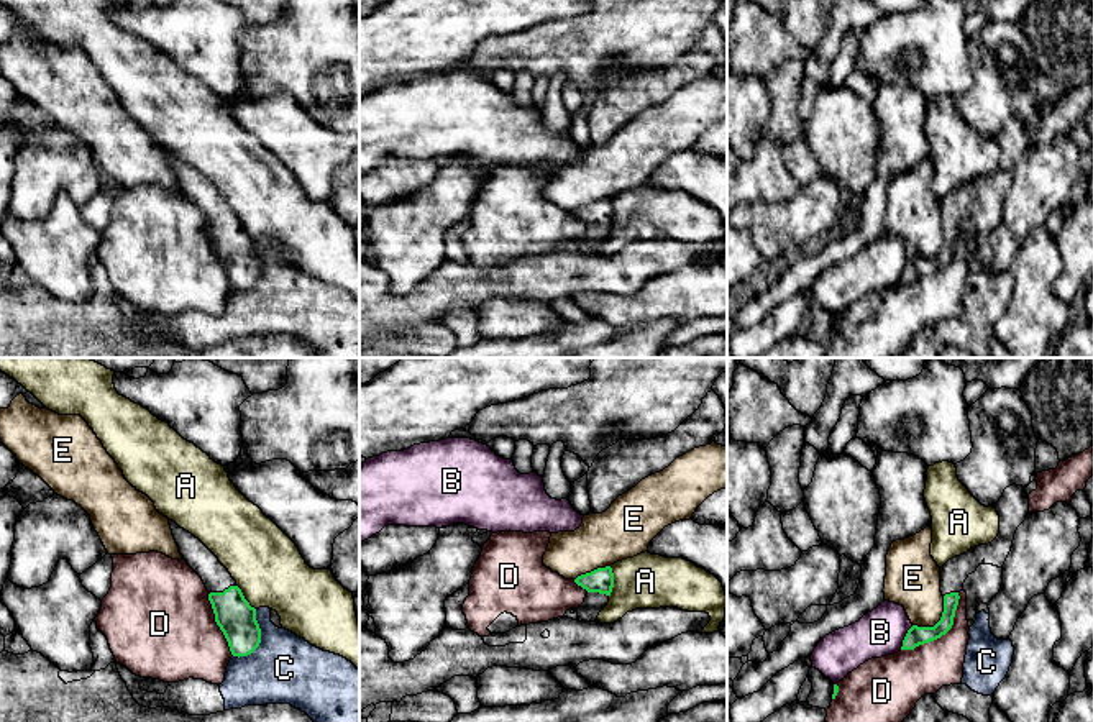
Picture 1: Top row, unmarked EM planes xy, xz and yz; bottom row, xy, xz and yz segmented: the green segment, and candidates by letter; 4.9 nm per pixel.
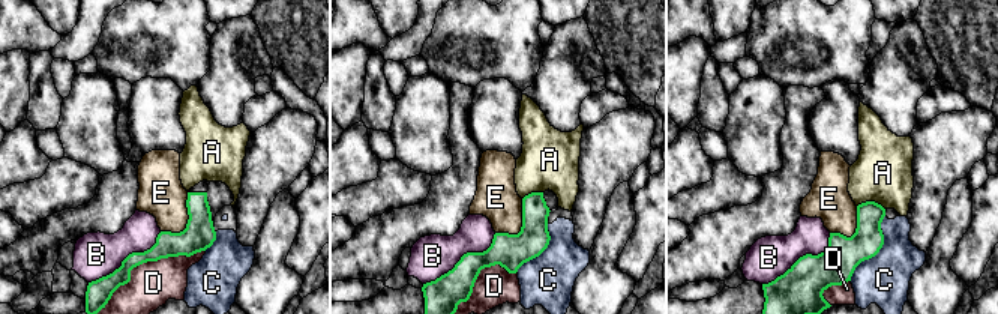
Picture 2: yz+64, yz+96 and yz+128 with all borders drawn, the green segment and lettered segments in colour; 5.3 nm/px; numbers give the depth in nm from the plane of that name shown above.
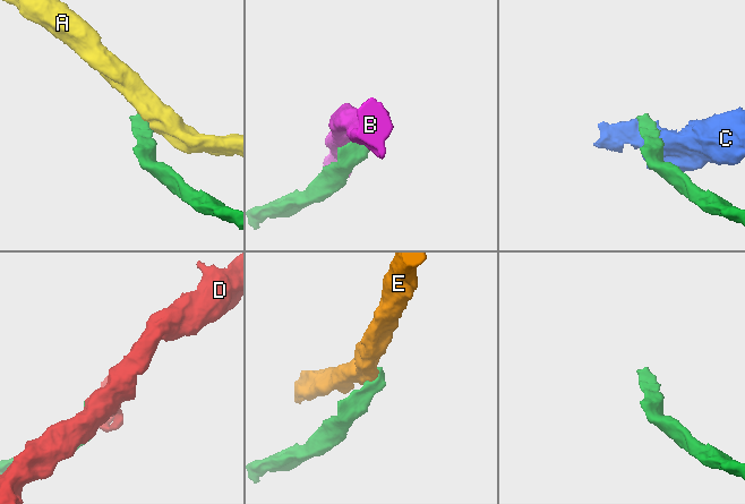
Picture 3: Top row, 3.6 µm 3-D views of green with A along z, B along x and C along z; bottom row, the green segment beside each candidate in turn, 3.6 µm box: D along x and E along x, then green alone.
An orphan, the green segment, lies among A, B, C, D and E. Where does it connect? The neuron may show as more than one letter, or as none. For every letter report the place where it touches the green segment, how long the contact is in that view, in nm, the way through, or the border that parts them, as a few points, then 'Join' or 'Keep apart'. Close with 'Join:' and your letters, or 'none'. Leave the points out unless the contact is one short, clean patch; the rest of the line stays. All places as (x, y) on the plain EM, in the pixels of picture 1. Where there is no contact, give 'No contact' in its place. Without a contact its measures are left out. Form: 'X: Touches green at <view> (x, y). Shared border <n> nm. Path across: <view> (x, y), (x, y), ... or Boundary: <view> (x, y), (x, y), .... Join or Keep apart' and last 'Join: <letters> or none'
A: Touches green at xz (612, 214). Shared border 150 nm. Boundary: xz (611, 199), (612, 223), (609, 228). Keep apart
B: Touches green at yz (905, 269). Shared border 140 nm. Keep apart
C: Touches green at xy (260, 273). Shared border 260 nm. Keep apart
D: Touches green at yz (942, 266). Shared border 400 nm. Keep apart
E: Touches green at yz (939, 253). Shared border 220 nm. Boundary: yz (944, 228), (942, 248), (932, 258), (913, 258). Keep apart
Join: none

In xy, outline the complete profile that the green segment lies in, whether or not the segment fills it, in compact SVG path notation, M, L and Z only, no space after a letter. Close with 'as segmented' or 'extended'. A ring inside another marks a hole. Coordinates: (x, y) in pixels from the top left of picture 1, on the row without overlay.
M169 153L179 185L202 210L212 236L215 254L223 264L233 289L248 289L261 276L256 241L245 231L236 213L218 190L192 166Z | extended

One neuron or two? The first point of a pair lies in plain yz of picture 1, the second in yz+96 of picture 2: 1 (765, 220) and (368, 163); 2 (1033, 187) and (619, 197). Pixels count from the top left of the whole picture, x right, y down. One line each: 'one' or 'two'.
1: two
2: two

